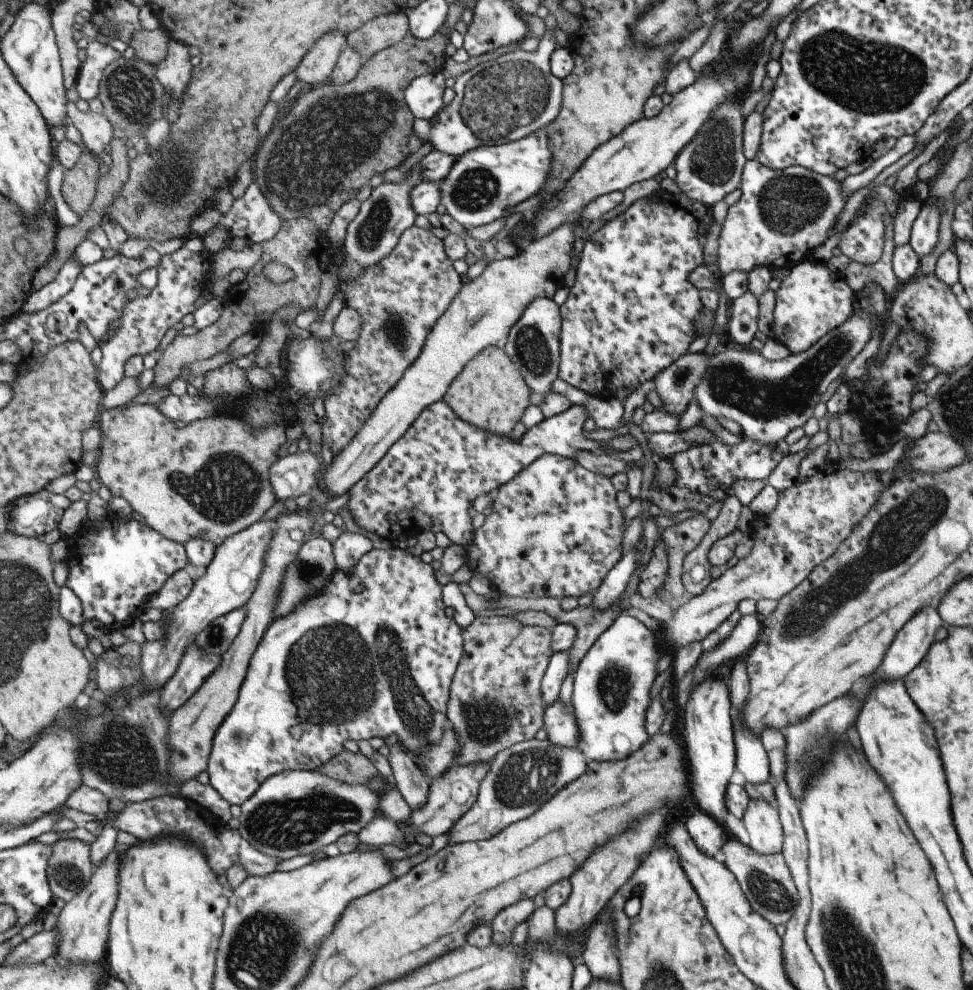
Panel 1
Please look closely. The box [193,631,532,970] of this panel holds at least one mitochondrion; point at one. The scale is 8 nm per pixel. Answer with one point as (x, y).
(286, 825)

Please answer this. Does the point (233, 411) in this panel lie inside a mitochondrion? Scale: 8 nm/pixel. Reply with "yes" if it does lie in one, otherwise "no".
no

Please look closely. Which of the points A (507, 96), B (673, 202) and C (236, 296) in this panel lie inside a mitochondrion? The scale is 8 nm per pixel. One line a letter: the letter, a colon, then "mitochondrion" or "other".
A: mitochondrion
B: other
C: other

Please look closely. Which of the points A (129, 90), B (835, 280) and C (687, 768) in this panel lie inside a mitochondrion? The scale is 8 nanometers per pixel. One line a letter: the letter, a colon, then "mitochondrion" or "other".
A: mitochondrion
B: other
C: other

